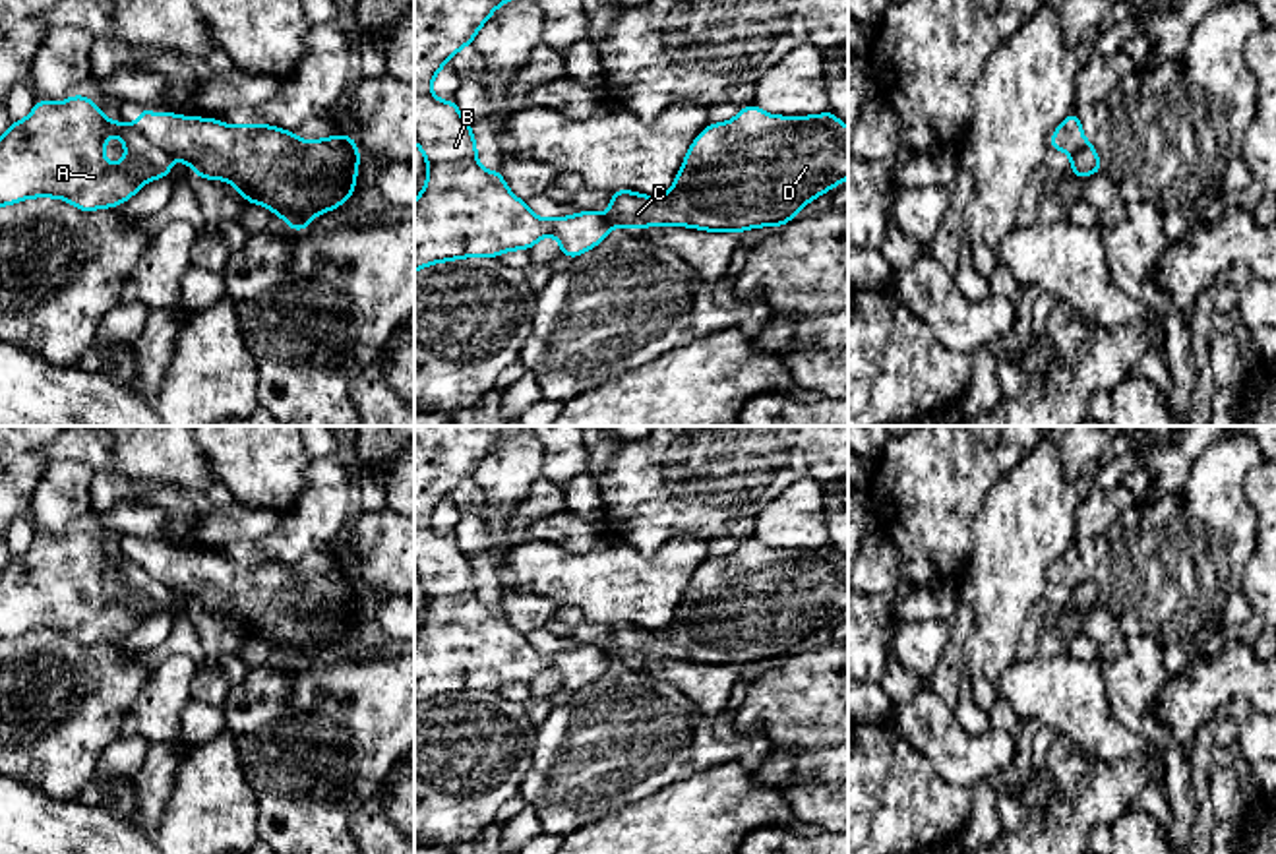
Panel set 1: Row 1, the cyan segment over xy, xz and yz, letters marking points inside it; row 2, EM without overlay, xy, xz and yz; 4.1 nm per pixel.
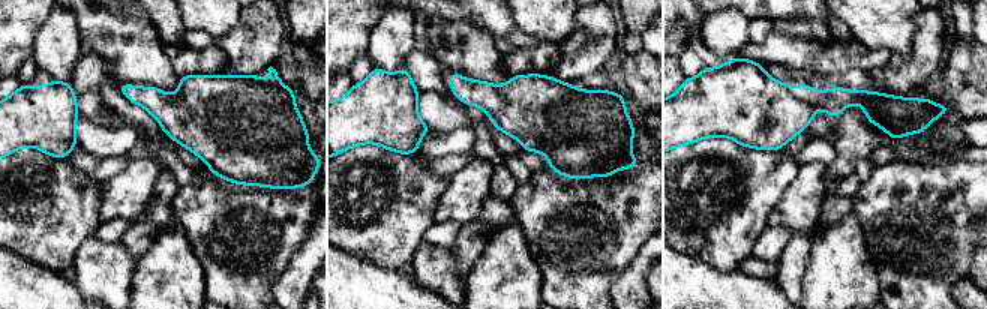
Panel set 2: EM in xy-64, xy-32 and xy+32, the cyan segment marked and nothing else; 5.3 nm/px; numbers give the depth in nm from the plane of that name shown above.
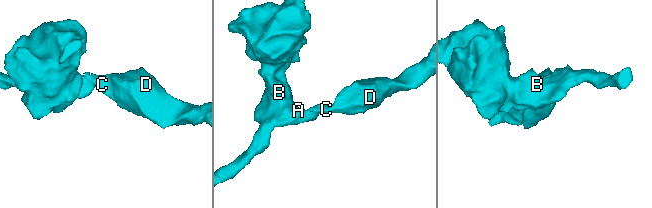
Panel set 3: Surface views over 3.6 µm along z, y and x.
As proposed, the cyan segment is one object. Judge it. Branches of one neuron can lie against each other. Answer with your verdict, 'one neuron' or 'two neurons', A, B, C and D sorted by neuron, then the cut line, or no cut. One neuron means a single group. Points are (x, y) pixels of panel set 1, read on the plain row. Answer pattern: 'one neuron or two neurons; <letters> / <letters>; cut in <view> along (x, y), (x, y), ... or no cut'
two neurons; A B / C D; cut in xy along (136, 560), (173, 589)

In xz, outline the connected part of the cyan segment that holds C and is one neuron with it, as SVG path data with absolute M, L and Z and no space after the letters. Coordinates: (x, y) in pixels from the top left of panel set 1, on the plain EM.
M757 538L740 542L730 556L709 558L691 577L674 620L666 629L641 629L631 624L610 627L610 645L602 649L612 660L631 664L672 658L693 660L711 666L744 666L757 660L782 660L817 629L833 624L848 612L848 562L827 544L817 550L773 550Z

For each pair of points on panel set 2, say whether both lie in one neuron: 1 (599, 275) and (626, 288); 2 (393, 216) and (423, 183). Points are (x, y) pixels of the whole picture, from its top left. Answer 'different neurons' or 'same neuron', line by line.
1: different neurons
2: same neuron

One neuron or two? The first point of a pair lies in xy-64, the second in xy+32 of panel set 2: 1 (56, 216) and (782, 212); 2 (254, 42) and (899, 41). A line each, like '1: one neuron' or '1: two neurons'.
1: two neurons
2: two neurons

